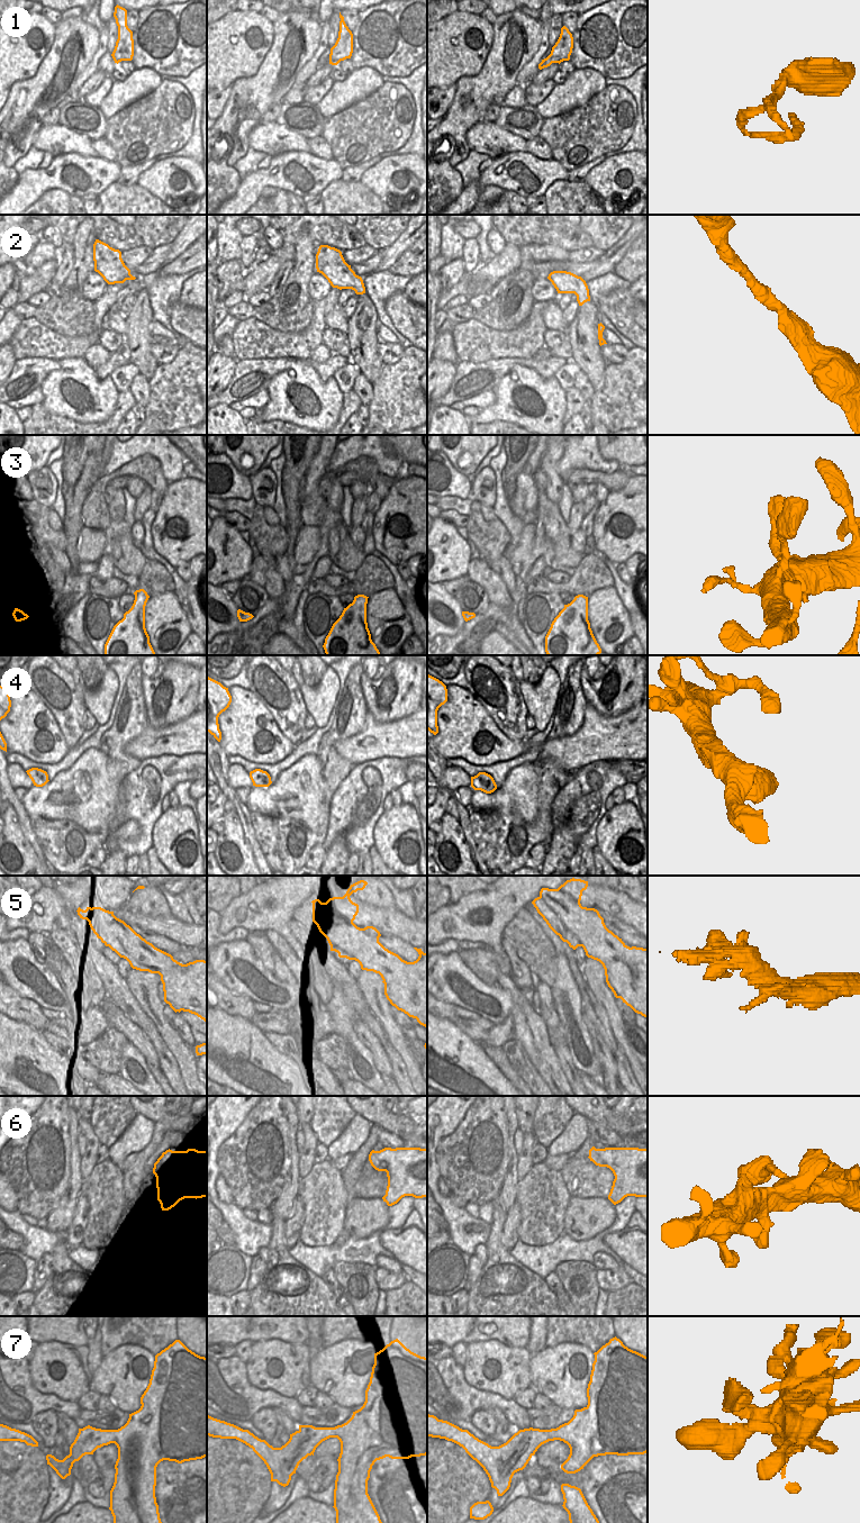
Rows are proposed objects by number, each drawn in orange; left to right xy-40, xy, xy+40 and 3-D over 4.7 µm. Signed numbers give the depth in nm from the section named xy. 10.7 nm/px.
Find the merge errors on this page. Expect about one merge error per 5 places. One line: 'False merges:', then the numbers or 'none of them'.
False merges: none of them.

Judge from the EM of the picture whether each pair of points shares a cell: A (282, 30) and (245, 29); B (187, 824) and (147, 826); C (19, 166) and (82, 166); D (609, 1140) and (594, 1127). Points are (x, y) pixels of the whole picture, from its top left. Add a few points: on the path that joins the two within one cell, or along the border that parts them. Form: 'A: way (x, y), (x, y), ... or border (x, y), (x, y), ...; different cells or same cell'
A: border (273, 24), (272, 45), (264, 55); different cells
B: border (163, 813), (154, 824), (151, 846); different cells
C: border (38, 168), (25, 169), (19, 174); different cells
D: way (606, 1136), (597, 1129); same cell

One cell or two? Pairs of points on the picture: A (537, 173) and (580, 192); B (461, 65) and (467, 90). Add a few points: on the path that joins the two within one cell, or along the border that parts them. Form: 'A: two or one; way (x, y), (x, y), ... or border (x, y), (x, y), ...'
A: two; border (567, 179), (557, 179), (542, 196)
B: two; border (485, 61), (476, 74), (462, 75), (454, 83)

